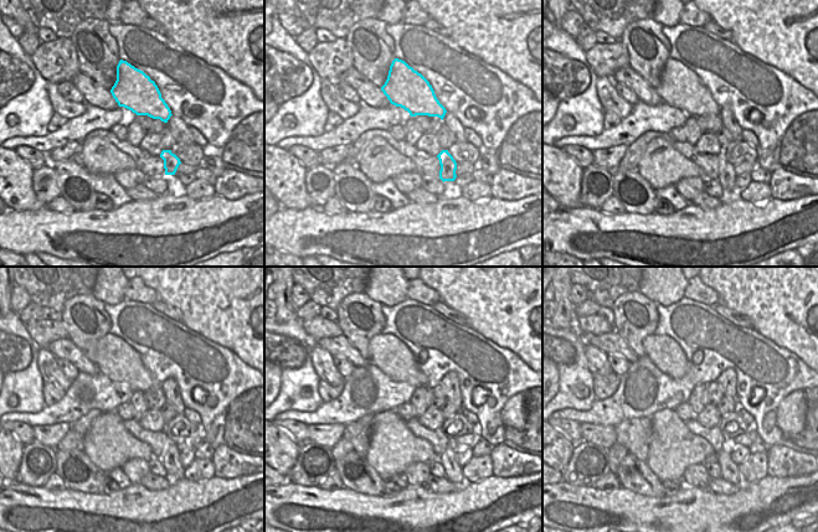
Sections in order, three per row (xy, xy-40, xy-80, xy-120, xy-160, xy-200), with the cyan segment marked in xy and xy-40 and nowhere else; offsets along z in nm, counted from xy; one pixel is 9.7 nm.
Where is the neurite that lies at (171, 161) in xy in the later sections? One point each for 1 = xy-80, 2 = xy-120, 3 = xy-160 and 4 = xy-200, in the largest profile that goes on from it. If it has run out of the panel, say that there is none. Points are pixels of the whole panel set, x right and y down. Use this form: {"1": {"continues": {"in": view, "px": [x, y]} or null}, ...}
{"1": {"continues": {"in": "xy-80", "px": [726, 177]}}, "2": {"continues": {"in": "xy-120", "px": [170, 459]}}, "3": {"continues": {"in": "xy-160", "px": [453, 471]}}, "4": {"continues": {"in": "xy-200", "px": [730, 471]}}}

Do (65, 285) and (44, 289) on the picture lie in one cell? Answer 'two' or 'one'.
one

